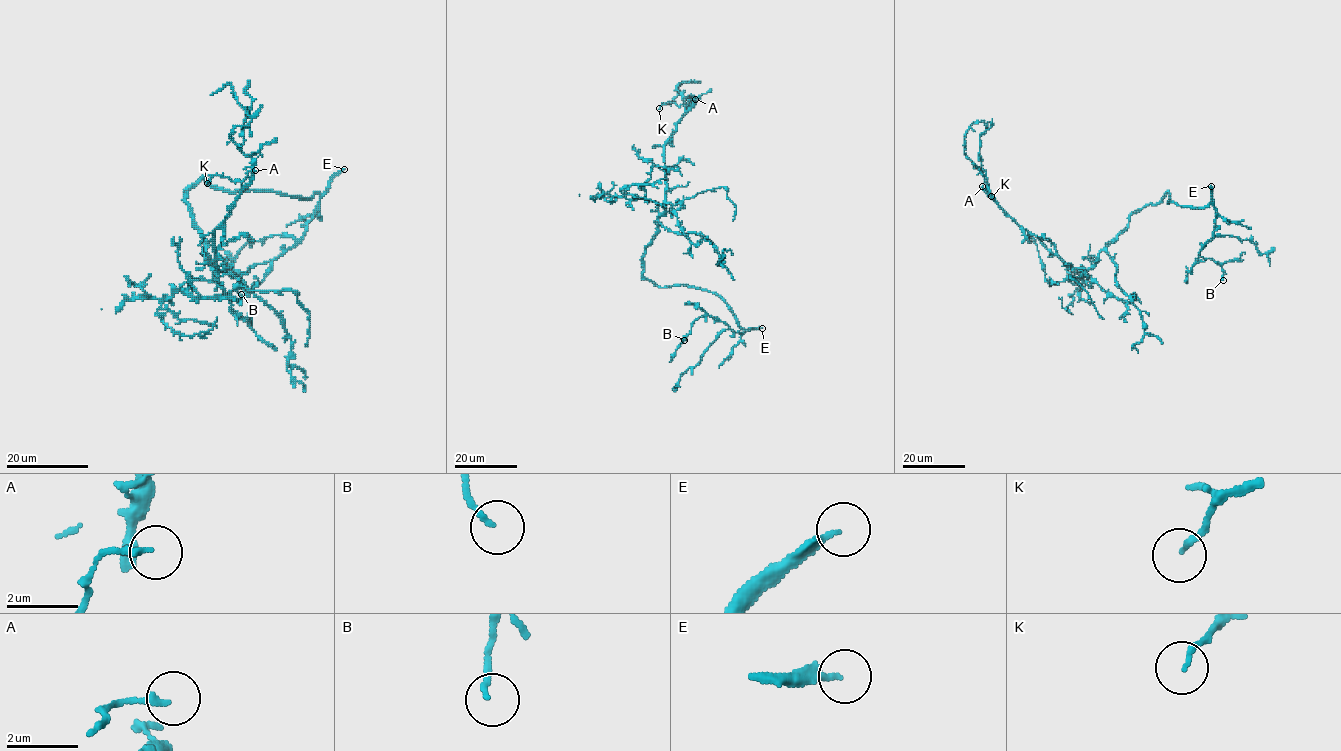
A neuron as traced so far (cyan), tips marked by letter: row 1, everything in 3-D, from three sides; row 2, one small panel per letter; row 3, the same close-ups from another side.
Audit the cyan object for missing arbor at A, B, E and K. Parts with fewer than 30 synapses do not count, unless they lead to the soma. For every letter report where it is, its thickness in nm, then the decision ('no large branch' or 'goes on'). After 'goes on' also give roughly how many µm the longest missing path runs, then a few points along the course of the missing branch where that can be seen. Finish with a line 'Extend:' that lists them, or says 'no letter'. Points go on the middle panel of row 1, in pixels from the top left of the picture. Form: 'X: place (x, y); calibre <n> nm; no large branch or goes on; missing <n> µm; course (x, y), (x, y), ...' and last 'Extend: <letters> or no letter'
A: place (695, 99); calibre 130 nm; no large branch
B: place (684, 340); calibre 140 nm; no large branch
E: place (762, 328); calibre 200 nm; goes on; missing 90 µm
K: place (659, 108); calibre 140 nm; no large branch
Extend: E

